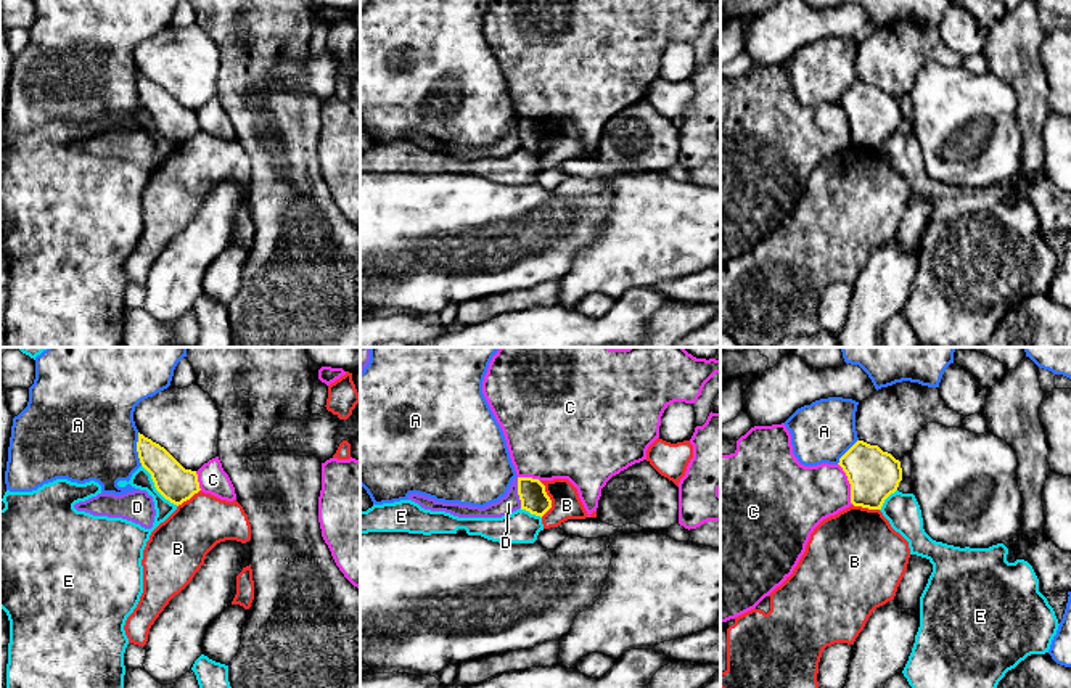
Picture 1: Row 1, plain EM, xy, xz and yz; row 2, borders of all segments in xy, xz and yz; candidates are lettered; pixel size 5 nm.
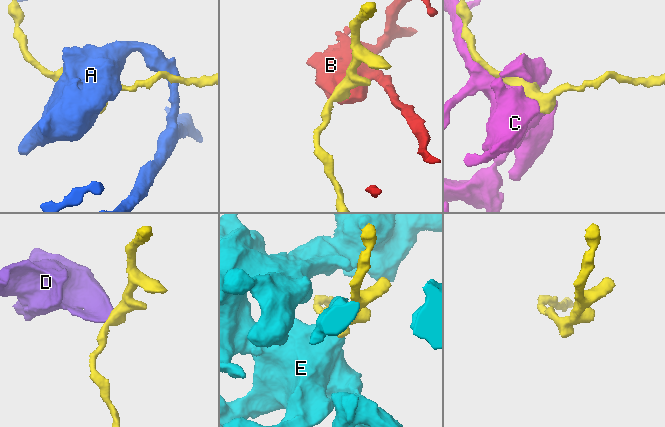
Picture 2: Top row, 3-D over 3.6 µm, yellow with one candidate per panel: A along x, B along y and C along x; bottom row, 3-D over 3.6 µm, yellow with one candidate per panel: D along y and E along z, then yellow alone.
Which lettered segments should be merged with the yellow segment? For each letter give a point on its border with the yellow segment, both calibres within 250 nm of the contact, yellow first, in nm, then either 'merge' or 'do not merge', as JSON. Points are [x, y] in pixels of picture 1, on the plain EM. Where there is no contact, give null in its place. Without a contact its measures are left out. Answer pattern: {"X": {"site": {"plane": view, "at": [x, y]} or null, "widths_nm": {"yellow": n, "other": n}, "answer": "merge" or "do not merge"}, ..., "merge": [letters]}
{"A": {"site": {"plane": "xy", "at": [137, 89]}, "widths_nm": {"yellow": 180, "other": 460}, "answer": "do not merge"}, "B": {"site": {"plane": "xz", "at": [549, 139]}, "widths_nm": {"yellow": 140, "other": 140}, "answer": "do not merge"}, "C": {"site": {"plane": "yz", "at": [849, 122]}, "widths_nm": {"yellow": 260, "other": 300}, "answer": "do not merge"}, "D": {"site": {"plane": "xz", "at": [518, 132]}, "widths_nm": {"yellow": 140, "other": 90}, "answer": "do not merge"}, "E": {"site": {"plane": "xy", "at": [155, 126]}, "widths_nm": {"yellow": 180, "other": 100}, "answer": "do not merge"}, "merge": []}

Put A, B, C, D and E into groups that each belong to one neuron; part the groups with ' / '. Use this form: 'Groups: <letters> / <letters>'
Groups: A / B / C / D / E

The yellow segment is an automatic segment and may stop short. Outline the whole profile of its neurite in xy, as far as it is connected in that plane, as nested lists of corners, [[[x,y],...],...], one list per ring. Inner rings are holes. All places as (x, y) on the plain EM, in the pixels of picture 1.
[[[140,72],[137,92],[156,130],[170,143],[178,146],[201,130],[196,111],[185,109],[164,87]]]

